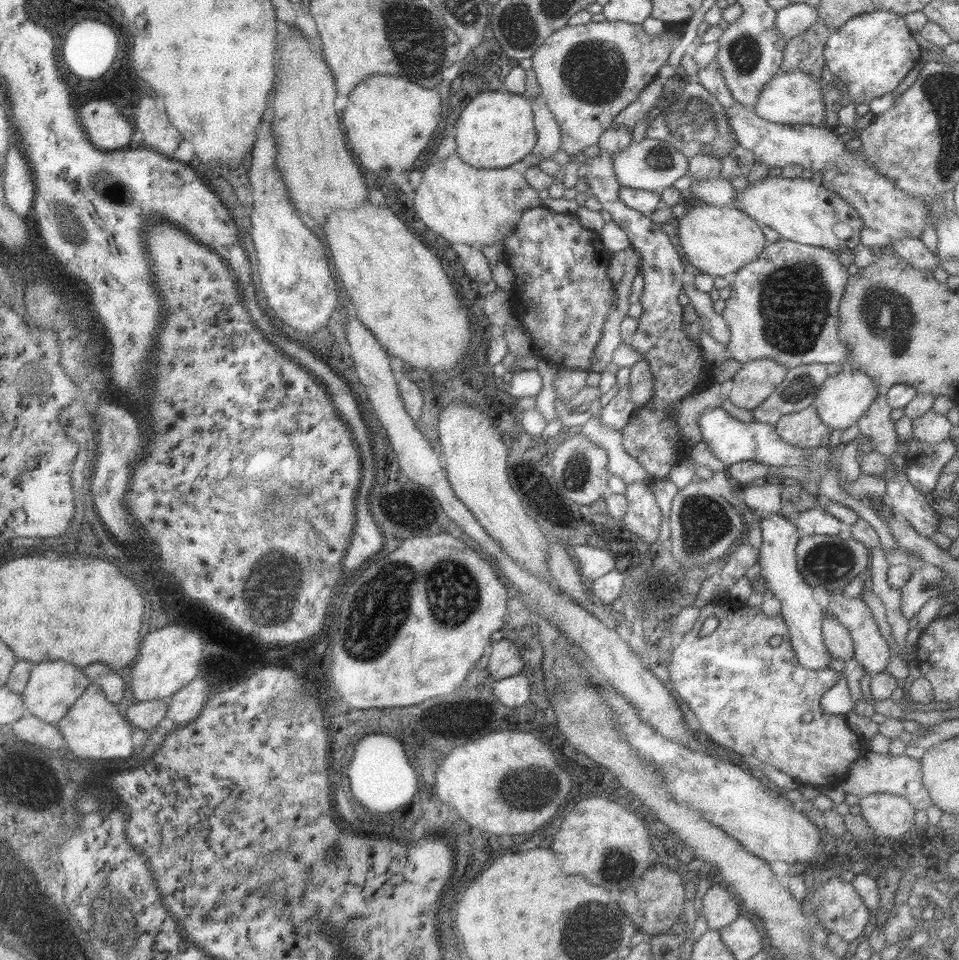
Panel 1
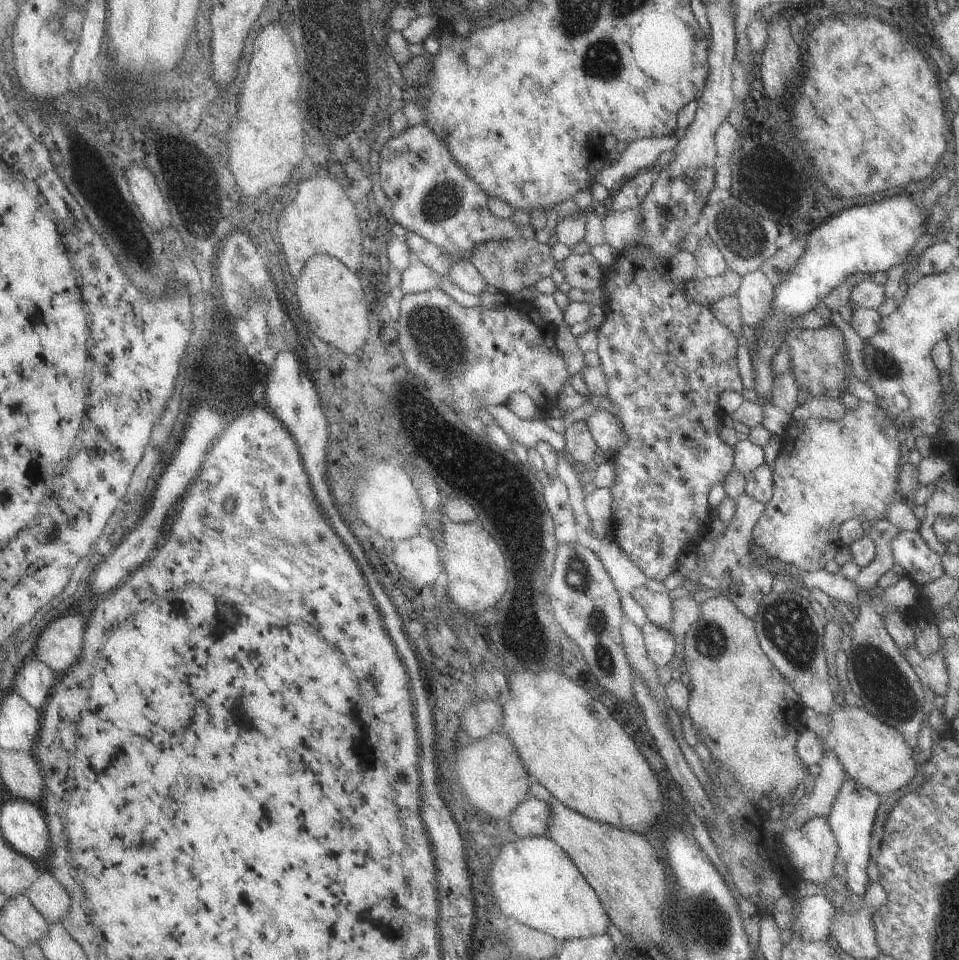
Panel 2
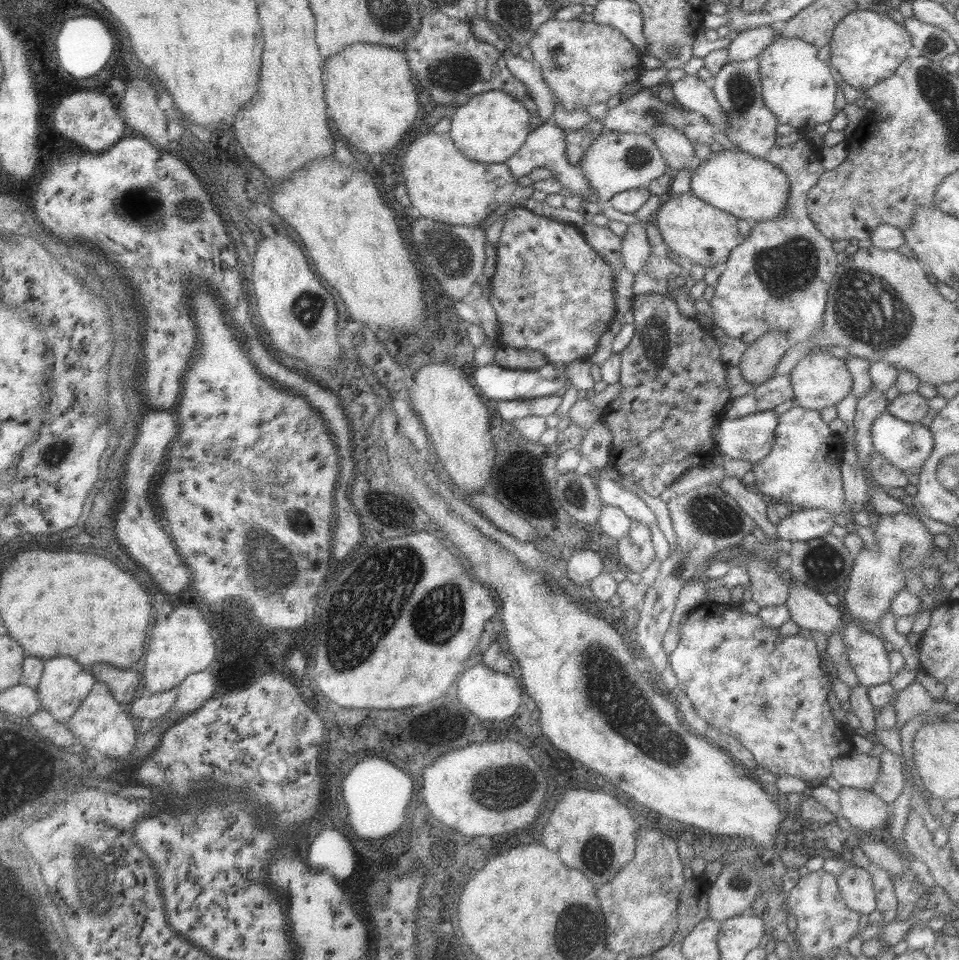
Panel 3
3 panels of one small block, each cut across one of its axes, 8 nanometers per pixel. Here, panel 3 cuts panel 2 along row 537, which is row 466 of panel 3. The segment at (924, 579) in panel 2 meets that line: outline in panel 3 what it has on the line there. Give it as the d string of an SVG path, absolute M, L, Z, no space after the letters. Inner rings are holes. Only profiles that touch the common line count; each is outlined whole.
M884 412L874 422L871 429L871 440L876 453L882 455L884 459L908 476L920 474L922 465L926 464L926 459L930 457L933 450L932 434L927 427L921 423L904 422L887 412Z

